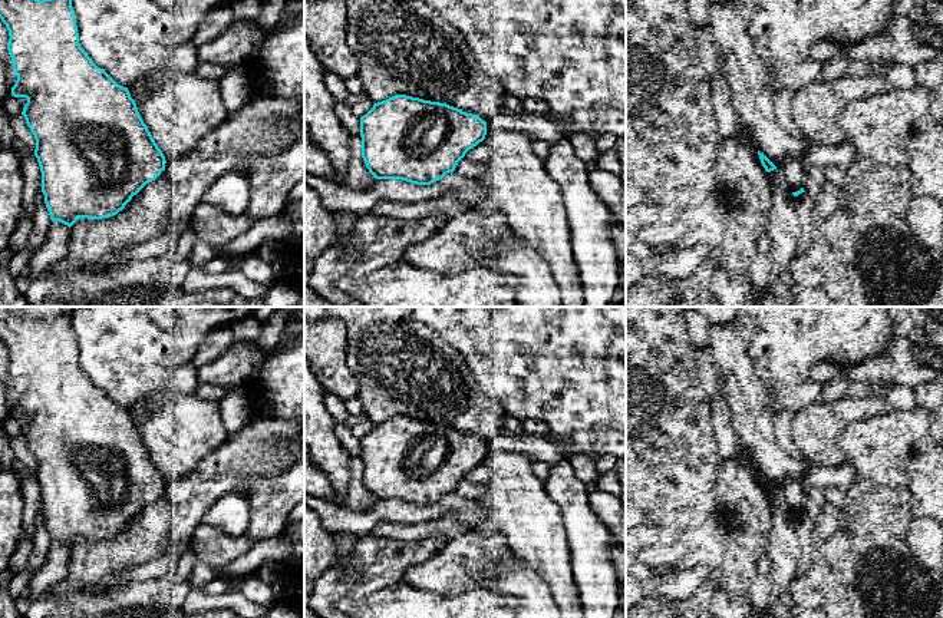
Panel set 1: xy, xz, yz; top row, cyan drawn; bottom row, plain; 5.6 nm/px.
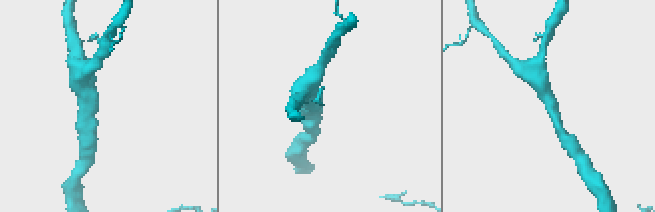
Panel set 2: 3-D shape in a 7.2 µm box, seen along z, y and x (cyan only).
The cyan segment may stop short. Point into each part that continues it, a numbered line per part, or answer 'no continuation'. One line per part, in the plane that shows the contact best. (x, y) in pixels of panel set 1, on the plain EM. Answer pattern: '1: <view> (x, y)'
no continuation

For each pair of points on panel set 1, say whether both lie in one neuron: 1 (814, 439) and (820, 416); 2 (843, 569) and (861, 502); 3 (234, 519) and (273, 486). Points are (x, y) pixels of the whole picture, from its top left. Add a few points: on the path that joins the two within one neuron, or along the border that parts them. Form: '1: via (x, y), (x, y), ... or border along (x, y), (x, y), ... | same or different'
1: via (815, 433), (820, 422) | same
2: via (860, 552), (861, 519) | same
3: border along (244, 491), (250, 511), (250, 525), (246, 532) | different

